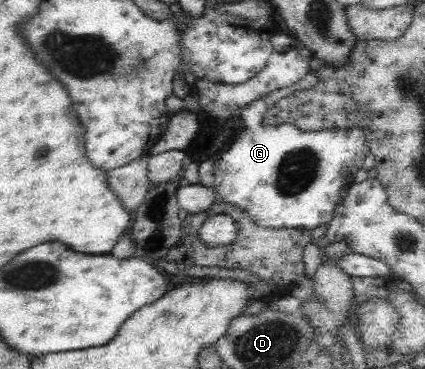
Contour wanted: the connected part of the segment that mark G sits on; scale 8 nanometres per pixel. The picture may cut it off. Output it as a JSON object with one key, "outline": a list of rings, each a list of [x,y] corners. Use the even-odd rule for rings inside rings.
{"outline":[[[307,70],[306,77],[298,83],[274,89],[244,107],[237,114],[240,121],[243,121],[243,128],[238,129],[234,141],[214,164],[213,187],[220,200],[242,207],[252,217],[252,221],[262,227],[311,230],[326,225],[338,209],[336,201],[341,198],[342,191],[354,182],[356,172],[362,169],[364,159],[371,153],[365,133],[360,128],[300,131],[293,124],[279,123],[278,127],[270,127],[264,123],[265,113],[273,104],[278,103],[279,99],[291,96],[298,90],[308,90],[318,82],[317,71]]]}

